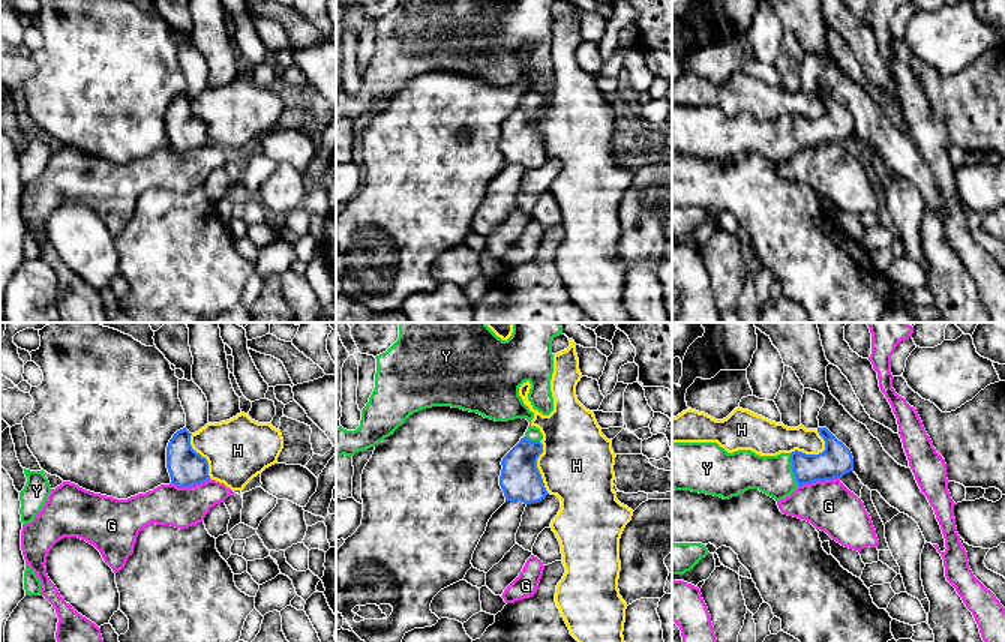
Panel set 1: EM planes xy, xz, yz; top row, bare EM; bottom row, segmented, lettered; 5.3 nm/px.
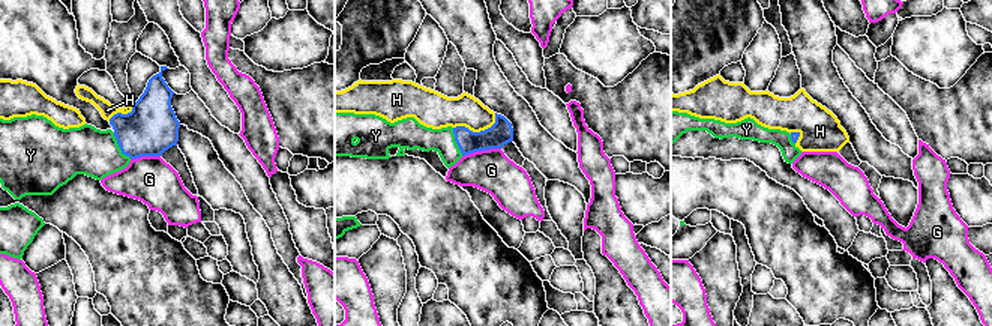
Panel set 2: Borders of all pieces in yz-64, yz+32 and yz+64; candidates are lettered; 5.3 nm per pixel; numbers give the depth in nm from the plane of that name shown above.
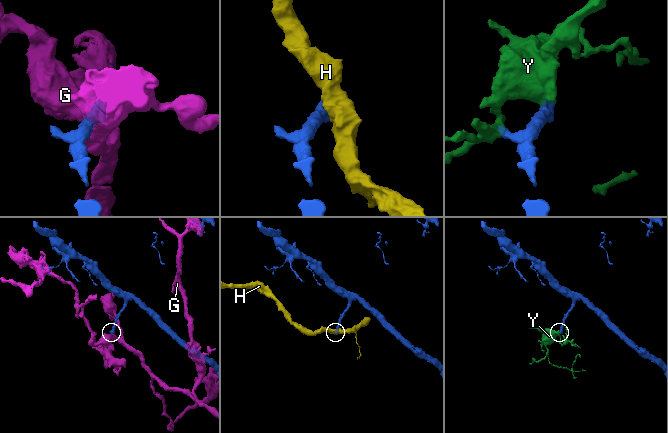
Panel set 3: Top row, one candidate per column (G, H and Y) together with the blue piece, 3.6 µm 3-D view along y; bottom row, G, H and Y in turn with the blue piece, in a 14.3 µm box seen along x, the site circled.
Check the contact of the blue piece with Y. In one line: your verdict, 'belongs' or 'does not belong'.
belongs

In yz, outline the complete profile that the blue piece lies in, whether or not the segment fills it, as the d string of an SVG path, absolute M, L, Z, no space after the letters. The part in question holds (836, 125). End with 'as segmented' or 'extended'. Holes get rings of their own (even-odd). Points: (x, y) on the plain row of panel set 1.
M818 92L825 105L819 118L802 116L759 120L752 114L728 117L717 106L672 106L672 153L729 164L759 153L776 165L798 150L842 142L854 135L850 114L826 92Z; extended

